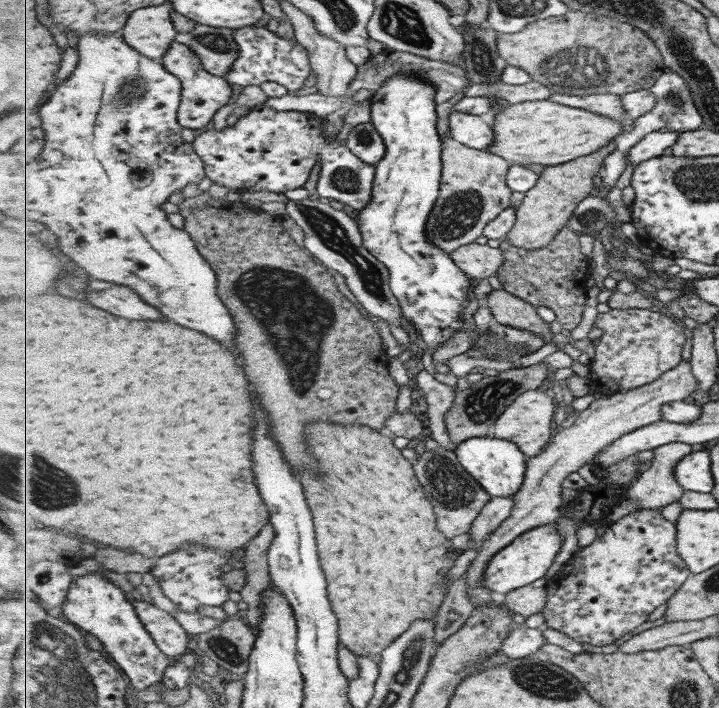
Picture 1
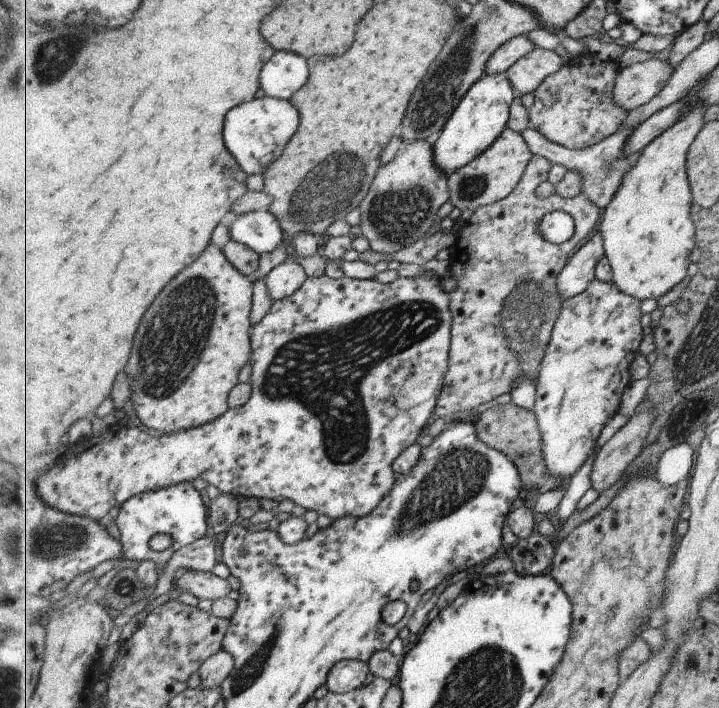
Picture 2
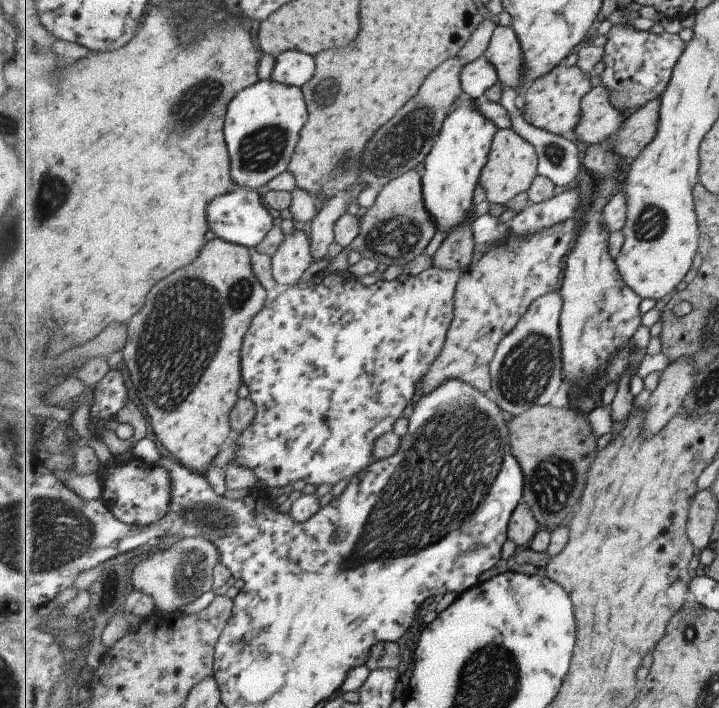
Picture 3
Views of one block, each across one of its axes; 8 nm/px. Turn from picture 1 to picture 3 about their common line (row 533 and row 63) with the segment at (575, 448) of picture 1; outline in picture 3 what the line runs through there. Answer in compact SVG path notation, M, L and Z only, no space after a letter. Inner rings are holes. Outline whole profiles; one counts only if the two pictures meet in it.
M497 26L484 56L497 68L501 83L517 94L525 93L528 85L524 51L511 26Z

